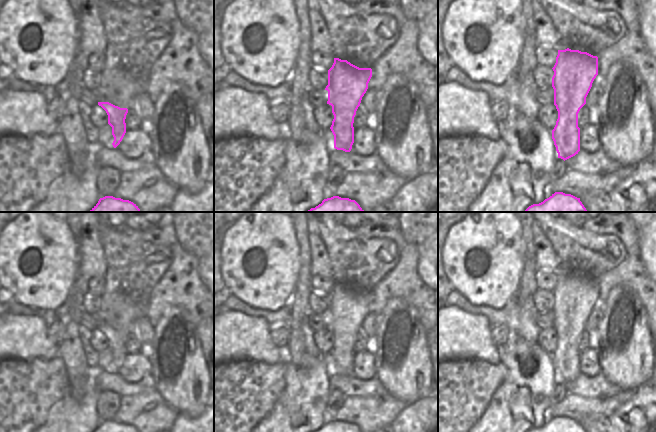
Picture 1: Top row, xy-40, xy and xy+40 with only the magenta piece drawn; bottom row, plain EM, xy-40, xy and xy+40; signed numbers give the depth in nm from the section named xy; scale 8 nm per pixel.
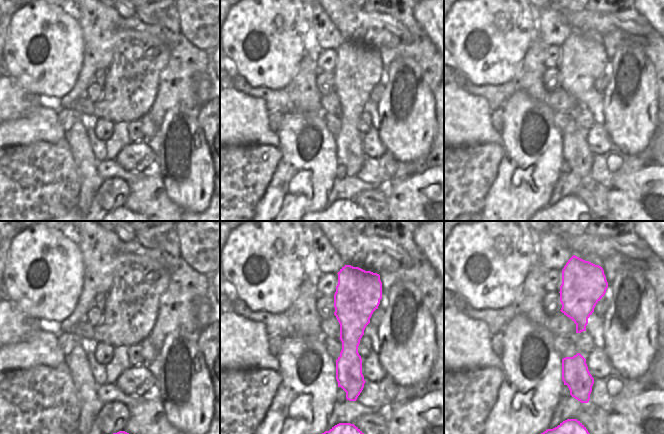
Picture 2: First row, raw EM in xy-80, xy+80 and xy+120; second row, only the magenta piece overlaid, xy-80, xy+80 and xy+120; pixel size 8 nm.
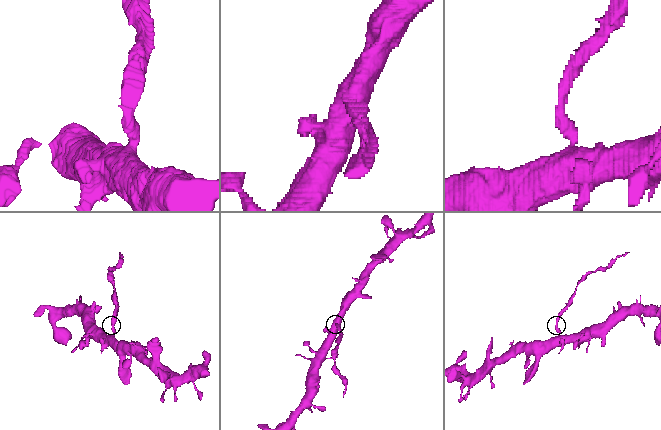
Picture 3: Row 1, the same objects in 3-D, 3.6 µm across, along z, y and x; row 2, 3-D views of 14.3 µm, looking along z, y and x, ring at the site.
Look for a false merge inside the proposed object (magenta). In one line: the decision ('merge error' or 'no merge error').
merge error

